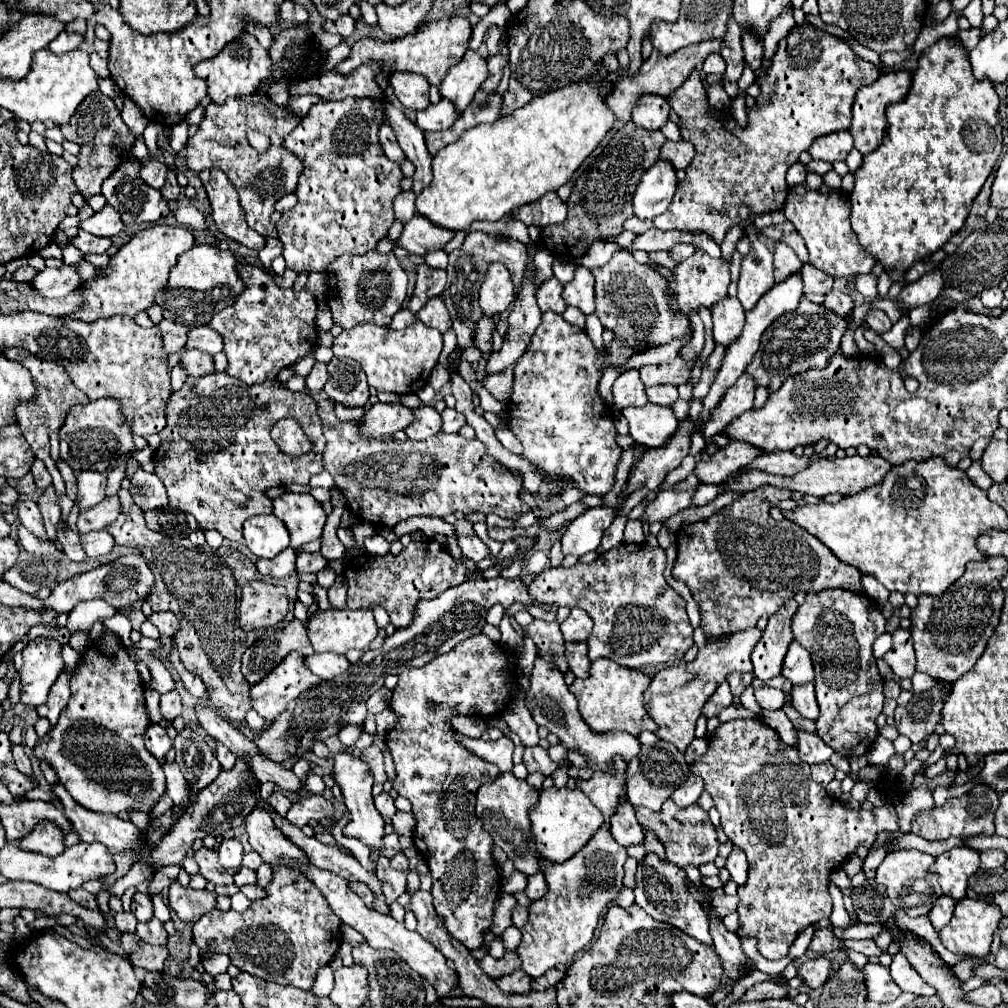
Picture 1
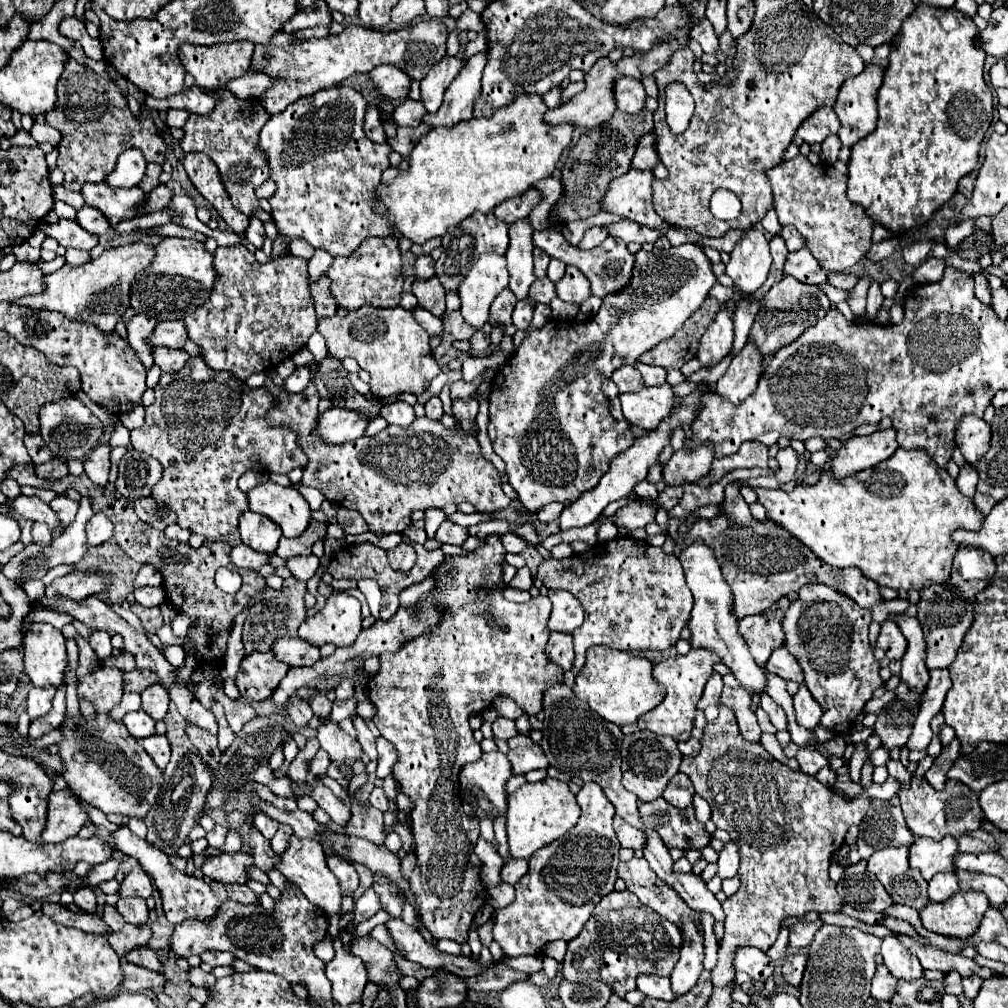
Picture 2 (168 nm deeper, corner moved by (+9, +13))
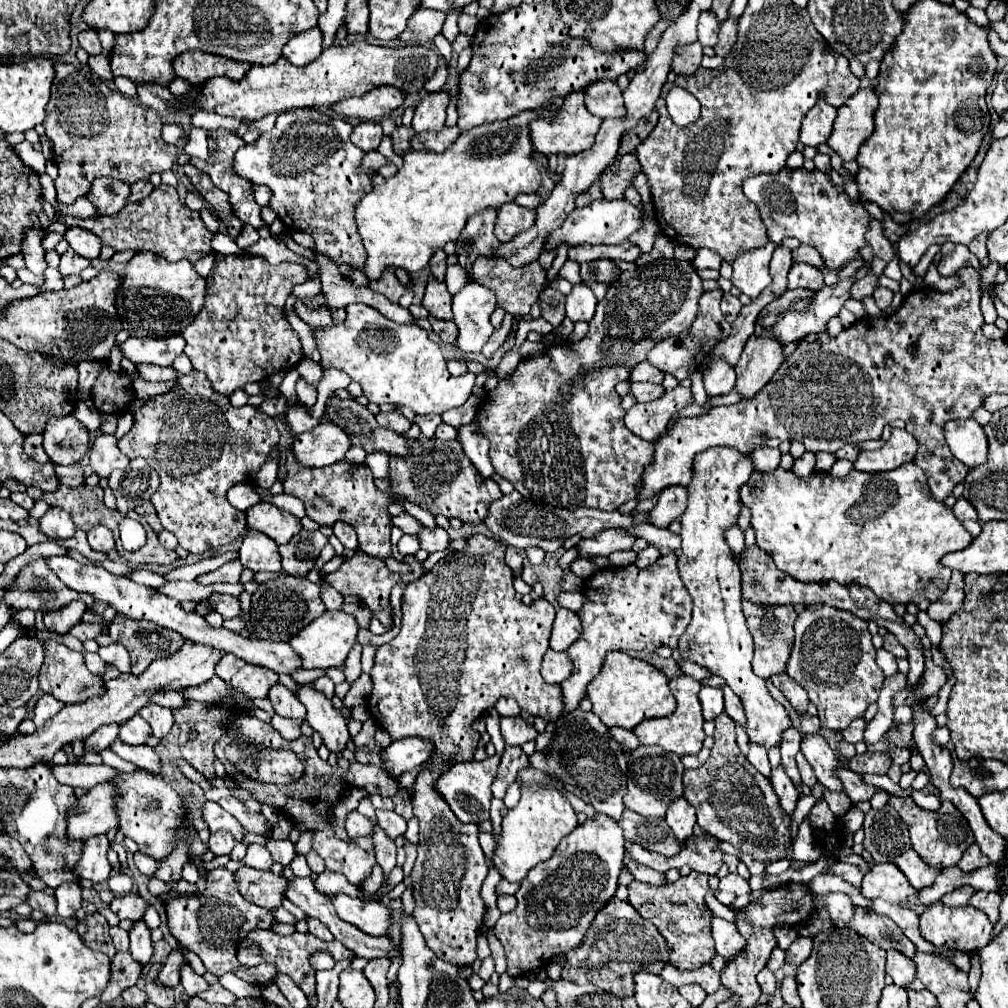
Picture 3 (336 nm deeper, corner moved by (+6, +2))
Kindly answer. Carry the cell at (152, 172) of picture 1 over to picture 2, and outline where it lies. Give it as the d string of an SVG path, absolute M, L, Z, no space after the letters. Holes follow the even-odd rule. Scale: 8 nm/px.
M127 149L121 153L117 167L113 173L107 175L109 187L137 187L143 179L143 171L147 167L147 161L139 149Z

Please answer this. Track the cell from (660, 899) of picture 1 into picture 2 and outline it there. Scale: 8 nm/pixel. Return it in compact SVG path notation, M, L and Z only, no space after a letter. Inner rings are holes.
M693 917L683 919L681 933L685 939L681 947L681 959L671 973L671 987L677 995L685 995L697 983L703 971L703 935L699 933Z

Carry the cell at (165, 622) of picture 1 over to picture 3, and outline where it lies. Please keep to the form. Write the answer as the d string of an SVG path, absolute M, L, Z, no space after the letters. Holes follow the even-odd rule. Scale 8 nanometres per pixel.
M116 614L110 622L108 636L128 650L134 676L142 674L156 658L166 658L184 644L184 638L178 632L160 628L146 620L132 620L122 614Z

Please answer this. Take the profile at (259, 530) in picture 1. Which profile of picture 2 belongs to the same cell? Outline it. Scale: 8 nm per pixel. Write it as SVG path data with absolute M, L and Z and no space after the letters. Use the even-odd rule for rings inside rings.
M249 509L239 517L239 533L245 545L261 553L273 553L281 537L279 527L275 527L271 519L265 515L255 515Z

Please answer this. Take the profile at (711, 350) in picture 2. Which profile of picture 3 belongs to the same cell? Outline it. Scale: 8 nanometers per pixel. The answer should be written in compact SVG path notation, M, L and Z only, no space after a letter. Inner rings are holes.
M712 358L710 366L706 366L700 372L704 376L704 388L710 398L728 394L734 388L736 372L724 358Z

